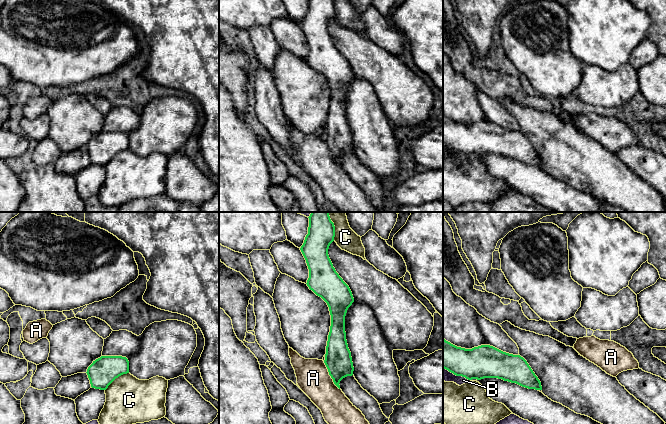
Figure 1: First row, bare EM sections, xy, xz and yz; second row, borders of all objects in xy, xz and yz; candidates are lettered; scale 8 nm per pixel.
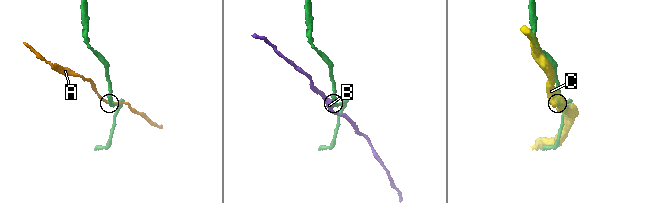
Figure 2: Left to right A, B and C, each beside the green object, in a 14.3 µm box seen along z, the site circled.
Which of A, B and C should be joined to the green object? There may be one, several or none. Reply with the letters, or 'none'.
C

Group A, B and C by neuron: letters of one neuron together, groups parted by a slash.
A / B / C

